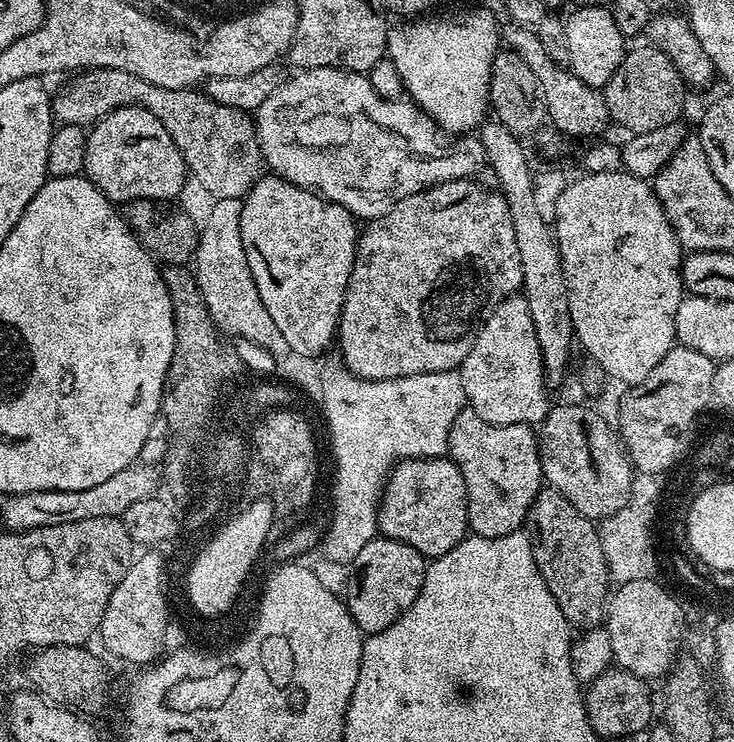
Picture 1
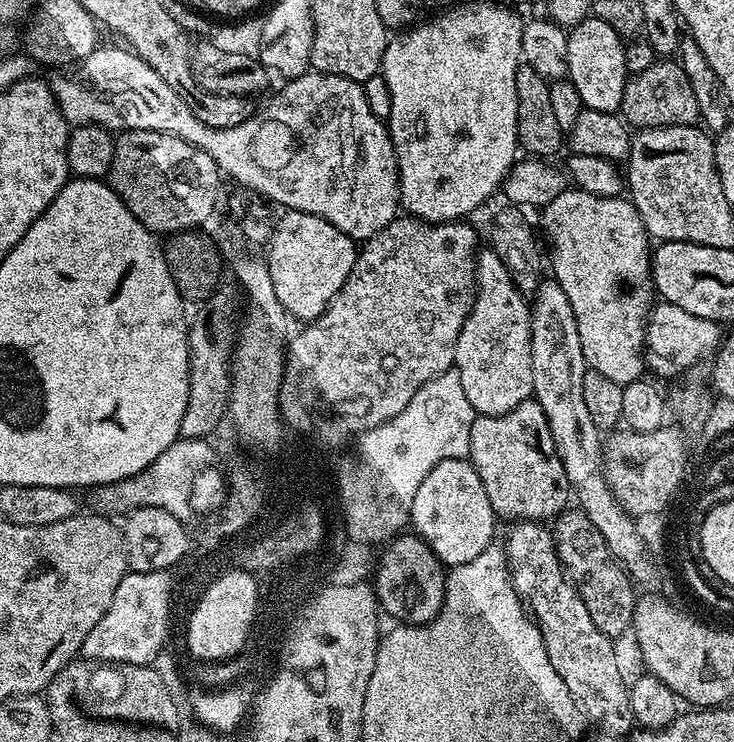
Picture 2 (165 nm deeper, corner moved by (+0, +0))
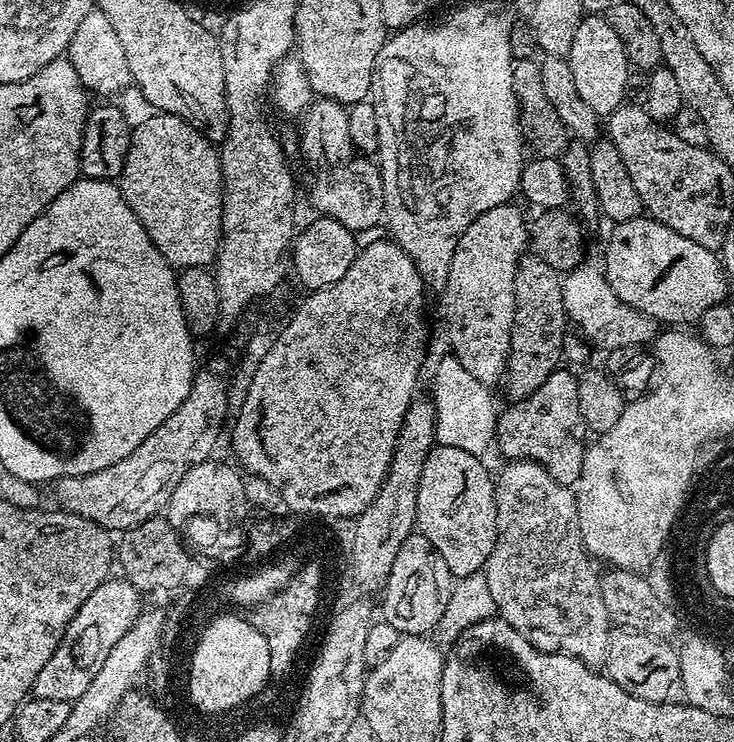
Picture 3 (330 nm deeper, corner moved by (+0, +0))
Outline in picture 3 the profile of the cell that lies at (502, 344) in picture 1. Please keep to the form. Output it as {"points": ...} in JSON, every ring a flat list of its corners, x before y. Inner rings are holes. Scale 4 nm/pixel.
{"points":[[506,203,484,211,470,222,470,226,466,226,466,234,458,238,454,258,450,262,450,274,442,293,444,324,448,327,448,340,452,343,450,352,458,358,458,362,462,362,462,366,466,366,466,371,478,378,478,382,489,386,496,386,499,380,501,383,508,370,510,334,514,326,514,274,529,244,529,221,524,221,514,204]]}

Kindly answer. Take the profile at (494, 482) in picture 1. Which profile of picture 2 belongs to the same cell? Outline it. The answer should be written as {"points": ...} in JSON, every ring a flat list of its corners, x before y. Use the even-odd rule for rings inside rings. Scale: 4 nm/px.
{"points":[[534,398,501,416,477,415,470,426,467,459,478,470,478,478,486,486,486,498,490,498,490,506,501,521,548,522,569,507,566,470,558,458,558,450,554,450,546,414]]}

